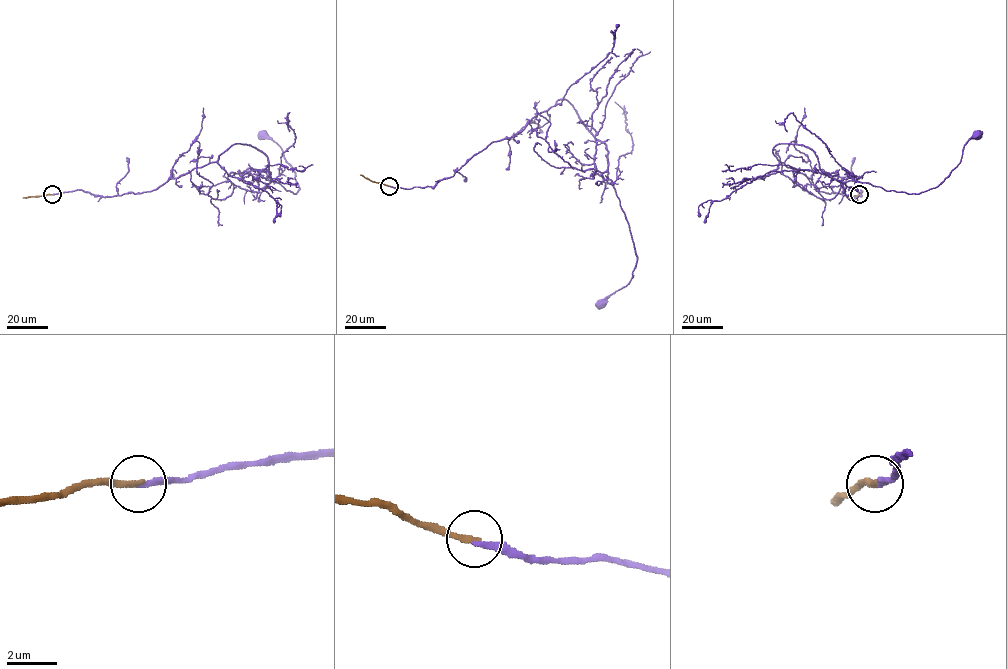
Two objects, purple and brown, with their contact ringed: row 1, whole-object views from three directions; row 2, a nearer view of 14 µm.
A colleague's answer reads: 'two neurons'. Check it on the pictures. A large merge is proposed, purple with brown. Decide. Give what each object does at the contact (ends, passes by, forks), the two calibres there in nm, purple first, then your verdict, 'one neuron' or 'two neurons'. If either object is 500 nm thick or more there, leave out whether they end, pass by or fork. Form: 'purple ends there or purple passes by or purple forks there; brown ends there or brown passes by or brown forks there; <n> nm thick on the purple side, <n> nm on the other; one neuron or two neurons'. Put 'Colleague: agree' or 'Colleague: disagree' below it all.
purple ends there; brown ends there; 220 nm thick on the purple side, 240 nm on the other; one neuron
Colleague: disagree

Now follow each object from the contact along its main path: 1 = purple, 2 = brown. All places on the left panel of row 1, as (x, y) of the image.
1: (51, 194), (151, 191), (238, 143), (255, 147), (267, 157), (270, 182), (296, 193), (294, 170), (263, 134)
2: (51, 194), (23, 197)

